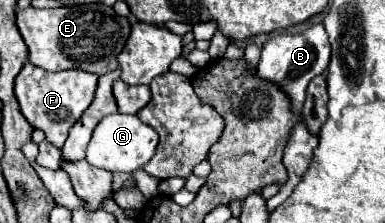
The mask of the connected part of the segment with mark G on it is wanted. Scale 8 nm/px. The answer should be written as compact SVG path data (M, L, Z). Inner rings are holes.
M117 112L117 114L105 116L97 124L93 138L87 146L87 158L85 160L89 164L103 168L103 170L109 170L109 172L135 172L135 170L143 168L153 158L157 142L159 142L159 136L151 126L141 122L137 116Z

